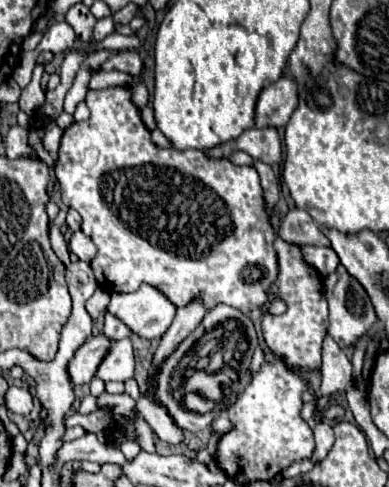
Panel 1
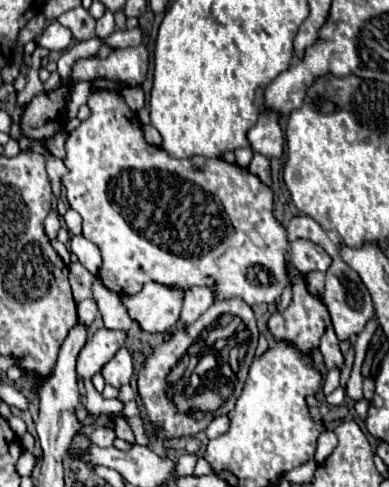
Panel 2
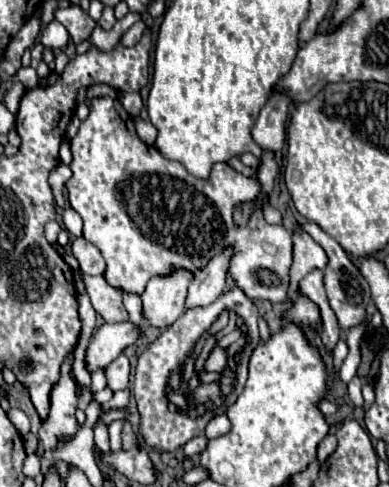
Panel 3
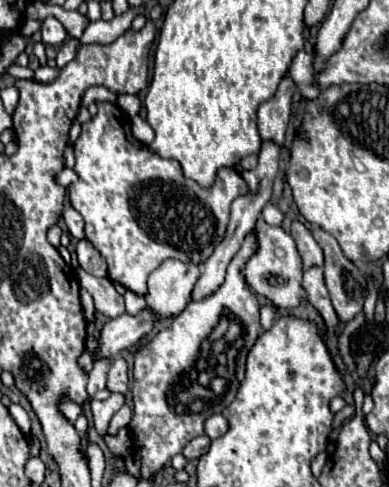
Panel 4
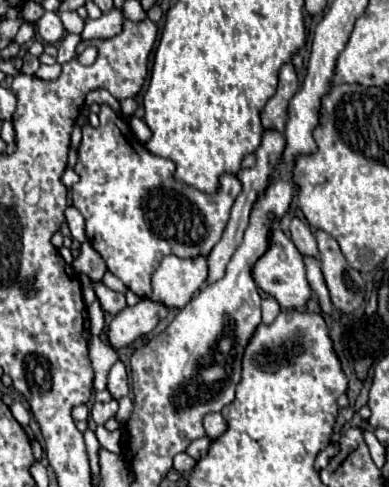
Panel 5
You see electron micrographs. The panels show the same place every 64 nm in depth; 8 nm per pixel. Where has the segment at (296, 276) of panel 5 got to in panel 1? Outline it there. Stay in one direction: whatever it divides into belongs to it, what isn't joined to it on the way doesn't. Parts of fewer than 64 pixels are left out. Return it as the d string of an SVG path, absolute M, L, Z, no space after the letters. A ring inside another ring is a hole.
M128 86L90 90L86 94L86 104L90 106L90 118L84 122L74 122L72 126L68 126L64 130L54 172L60 182L62 202L80 212L82 232L86 236L90 236L98 248L94 260L90 262L94 276L98 280L98 286L104 292L112 294L112 292L134 292L140 288L140 284L150 284L154 288L160 288L160 292L164 292L164 296L168 296L168 300L172 300L172 304L176 304L176 308L184 308L184 304L188 304L188 300L196 300L196 298L204 300L206 310L214 308L220 302L240 308L240 312L244 312L244 314L250 314L252 310L264 306L268 302L266 288L276 280L276 274L278 274L278 260L276 260L276 252L272 246L276 240L276 232L268 224L268 214L264 210L264 198L262 198L262 188L260 188L260 178L258 178L256 168L254 166L234 166L226 158L220 158L220 160L206 158L200 150L176 152L176 150L158 148L150 138L150 130L144 126L144 122L140 118L140 110L136 108L136 104L130 98Z

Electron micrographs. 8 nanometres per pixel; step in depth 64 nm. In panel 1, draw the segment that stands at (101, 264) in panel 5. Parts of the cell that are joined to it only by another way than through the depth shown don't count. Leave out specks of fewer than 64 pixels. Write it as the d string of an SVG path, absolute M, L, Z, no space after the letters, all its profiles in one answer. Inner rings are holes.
M82 230L72 232L68 246L70 246L70 250L72 250L80 260L84 260L84 262L90 262L90 260L94 258L94 254L96 254L96 246L94 246L92 238L88 238Z

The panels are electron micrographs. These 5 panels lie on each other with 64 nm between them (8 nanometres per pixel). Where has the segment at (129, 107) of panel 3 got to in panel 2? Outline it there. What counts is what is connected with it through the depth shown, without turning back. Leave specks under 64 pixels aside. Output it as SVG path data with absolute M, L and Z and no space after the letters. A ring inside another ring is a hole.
M126 86L124 90L120 90L122 92L122 96L126 98L126 102L128 102L128 106L134 110L134 112L138 112L142 106L144 106L144 102L146 102L146 98L144 98L144 92L142 92L142 88L140 86L136 86L136 88L132 88L132 86Z

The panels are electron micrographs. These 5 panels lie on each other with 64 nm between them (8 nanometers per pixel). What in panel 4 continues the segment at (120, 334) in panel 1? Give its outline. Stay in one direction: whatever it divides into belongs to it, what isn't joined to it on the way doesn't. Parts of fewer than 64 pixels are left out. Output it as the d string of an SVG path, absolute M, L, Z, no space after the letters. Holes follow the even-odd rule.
M78 268L76 278L80 287L88 290L93 297L96 312L108 318L116 318L125 313L124 298L107 277L97 278Z

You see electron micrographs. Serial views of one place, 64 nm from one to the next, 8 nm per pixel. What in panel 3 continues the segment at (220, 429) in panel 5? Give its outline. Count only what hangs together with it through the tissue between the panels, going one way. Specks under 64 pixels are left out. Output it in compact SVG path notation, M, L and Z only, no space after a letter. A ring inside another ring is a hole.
M226 414L214 416L214 418L208 422L208 426L206 426L206 438L208 438L208 440L214 440L214 438L218 438L218 436L224 436L224 434L228 432L228 428L230 428L230 420L228 420Z

